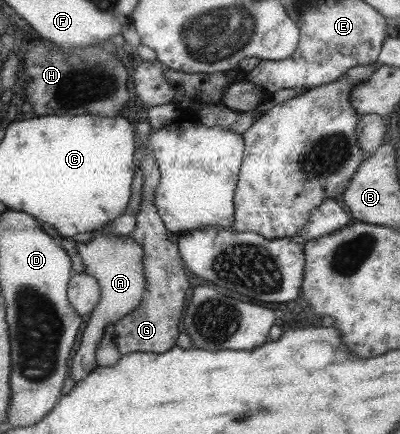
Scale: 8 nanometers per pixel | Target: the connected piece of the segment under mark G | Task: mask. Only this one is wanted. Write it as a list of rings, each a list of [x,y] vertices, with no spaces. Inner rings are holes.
[[[144,143],[141,149],[144,152],[141,157],[143,175],[141,202],[139,212],[135,215],[135,226],[128,236],[135,240],[135,243],[144,252],[145,284],[136,309],[112,324],[111,332],[121,355],[131,352],[161,354],[175,346],[175,338],[179,334],[177,326],[179,326],[179,318],[183,312],[183,298],[185,298],[185,290],[189,286],[185,270],[183,270],[184,262],[181,262],[175,244],[171,244],[165,238],[167,230],[163,228],[163,224],[159,220],[160,215],[155,214],[156,205],[153,202],[153,191],[160,179],[159,171],[150,155],[150,150],[144,148]]]

